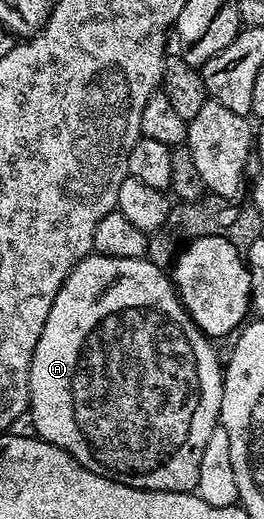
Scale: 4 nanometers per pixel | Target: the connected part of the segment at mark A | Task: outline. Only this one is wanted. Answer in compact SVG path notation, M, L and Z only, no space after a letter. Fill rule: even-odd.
M89 255L76 264L74 271L70 271L54 299L54 307L50 307L50 315L46 315L46 327L42 327L42 335L38 339L38 347L34 351L30 367L28 404L30 417L32 413L32 425L36 428L33 429L35 436L51 445L62 447L62 451L66 451L75 461L82 463L82 467L101 473L103 477L113 477L114 480L126 483L130 487L167 493L191 493L198 483L202 451L206 451L210 431L218 427L223 390L224 375L213 342L192 321L191 315L180 300L173 278L144 257L118 259Z

